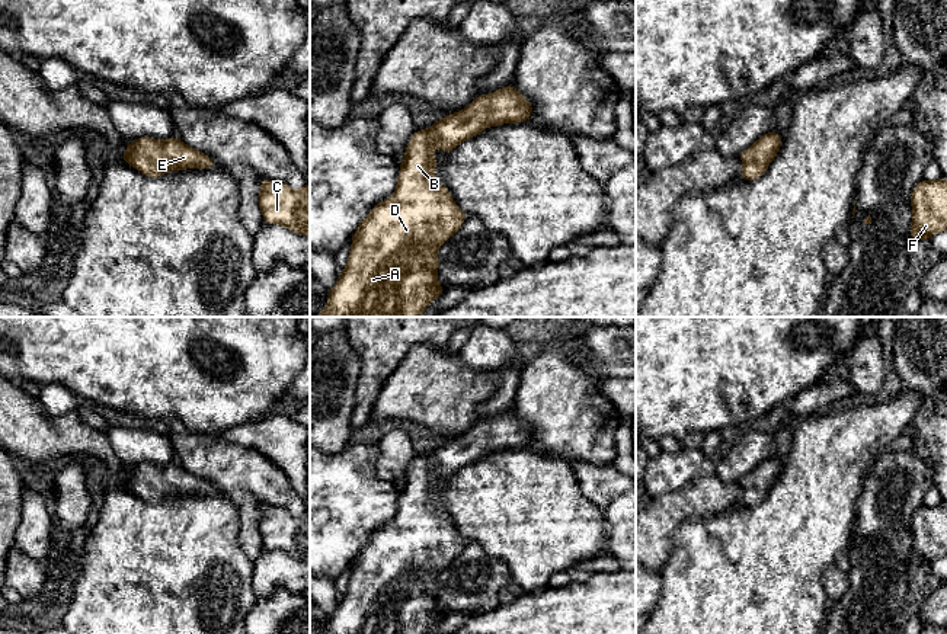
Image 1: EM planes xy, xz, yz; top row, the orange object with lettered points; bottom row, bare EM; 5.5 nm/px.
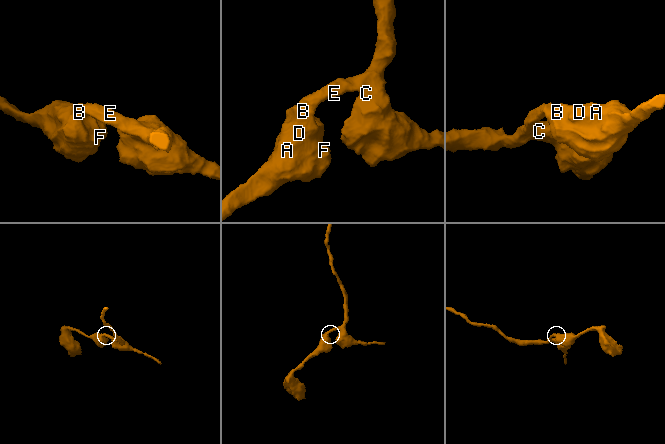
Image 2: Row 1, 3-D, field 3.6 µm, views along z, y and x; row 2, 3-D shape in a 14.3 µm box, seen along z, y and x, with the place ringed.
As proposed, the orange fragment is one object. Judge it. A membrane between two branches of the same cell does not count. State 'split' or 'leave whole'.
leave whole

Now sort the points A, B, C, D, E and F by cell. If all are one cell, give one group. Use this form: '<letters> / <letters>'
A B C D E F

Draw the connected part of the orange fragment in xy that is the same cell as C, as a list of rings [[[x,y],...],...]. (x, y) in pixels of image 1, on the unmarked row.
[[[262,505],[257,531],[265,550],[278,550],[310,561],[310,509],[295,516],[287,509]]]

